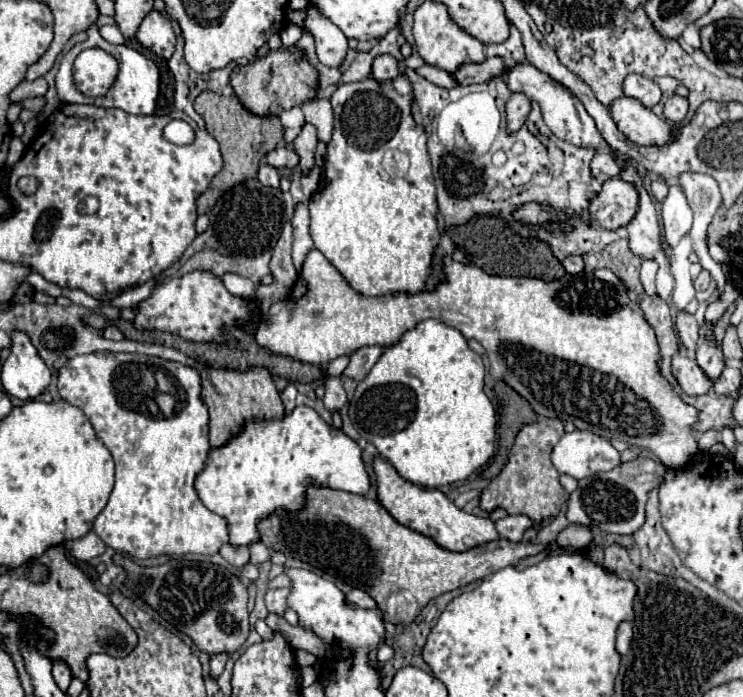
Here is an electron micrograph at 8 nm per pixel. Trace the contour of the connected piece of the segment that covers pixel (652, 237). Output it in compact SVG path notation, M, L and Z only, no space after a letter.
M636 178L636 186L640 192L640 208L628 228L628 242L634 256L640 260L654 260L658 254L664 254L662 246L662 230L656 218L654 204L644 188L640 188L640 180Z

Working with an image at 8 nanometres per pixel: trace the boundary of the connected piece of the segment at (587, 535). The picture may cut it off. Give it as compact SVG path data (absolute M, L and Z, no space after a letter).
M572 524L572 526L568 526L566 530L562 530L560 536L558 536L554 542L556 542L558 548L580 552L580 550L584 550L592 540L593 536L589 526Z

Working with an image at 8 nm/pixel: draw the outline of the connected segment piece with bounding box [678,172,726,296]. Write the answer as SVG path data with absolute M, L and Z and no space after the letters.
M686 172L684 176L678 178L678 182L684 188L684 194L688 196L688 204L694 212L694 224L690 230L690 236L694 242L694 252L698 254L702 268L712 274L716 288L718 288L718 296L722 296L722 292L726 288L726 276L722 272L722 266L710 258L708 246L704 242L706 228L712 222L716 210L722 206L720 188L712 176L698 174L698 172Z

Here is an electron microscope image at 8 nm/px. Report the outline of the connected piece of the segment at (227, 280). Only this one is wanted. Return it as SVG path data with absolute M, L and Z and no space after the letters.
M224 274L224 286L228 288L230 294L242 298L242 300L252 300L252 294L256 290L256 286L248 280L248 278L242 278L238 274Z

